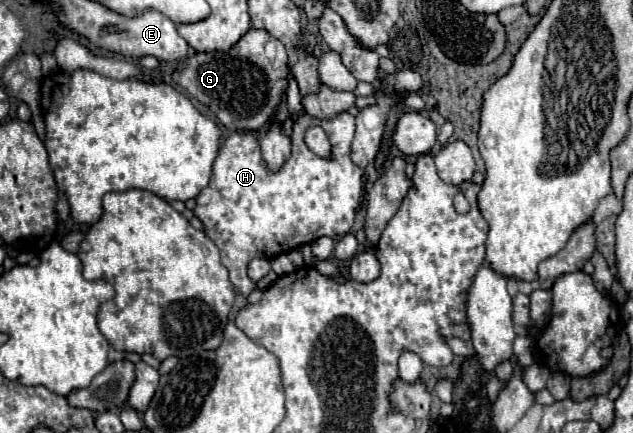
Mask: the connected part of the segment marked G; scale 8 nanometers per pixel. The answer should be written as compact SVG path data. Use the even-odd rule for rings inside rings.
M249 29L229 51L195 53L173 79L199 103L207 105L229 129L257 131L273 117L281 95L287 89L287 51L267 31Z

